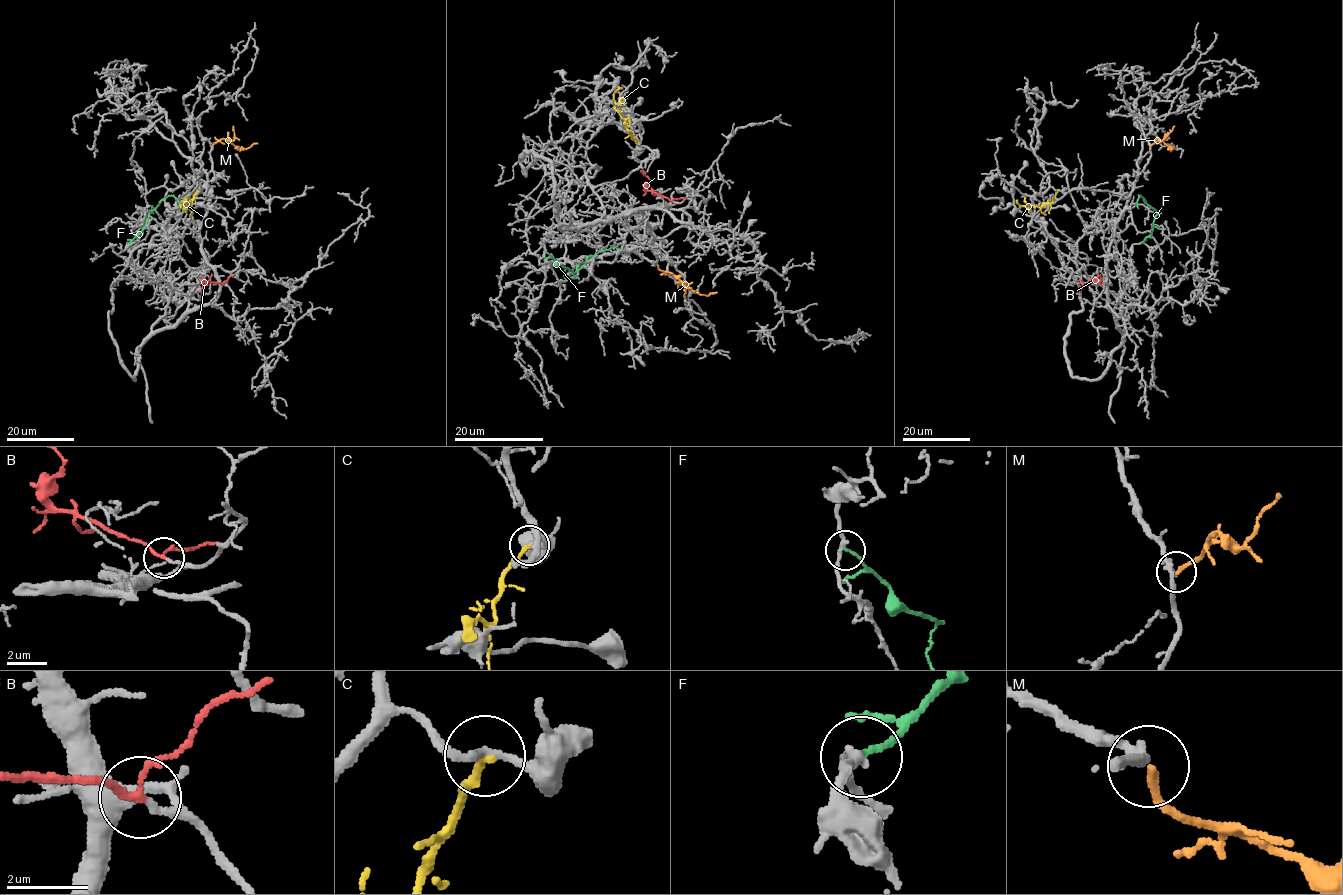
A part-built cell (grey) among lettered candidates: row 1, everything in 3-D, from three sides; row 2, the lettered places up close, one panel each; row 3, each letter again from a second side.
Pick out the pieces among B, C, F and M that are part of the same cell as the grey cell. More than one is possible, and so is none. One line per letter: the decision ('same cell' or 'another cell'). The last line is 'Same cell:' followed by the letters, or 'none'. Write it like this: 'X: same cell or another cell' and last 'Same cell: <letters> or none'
B: same cell
C: another cell
F: another cell
M: same cell
Same cell: B, M

